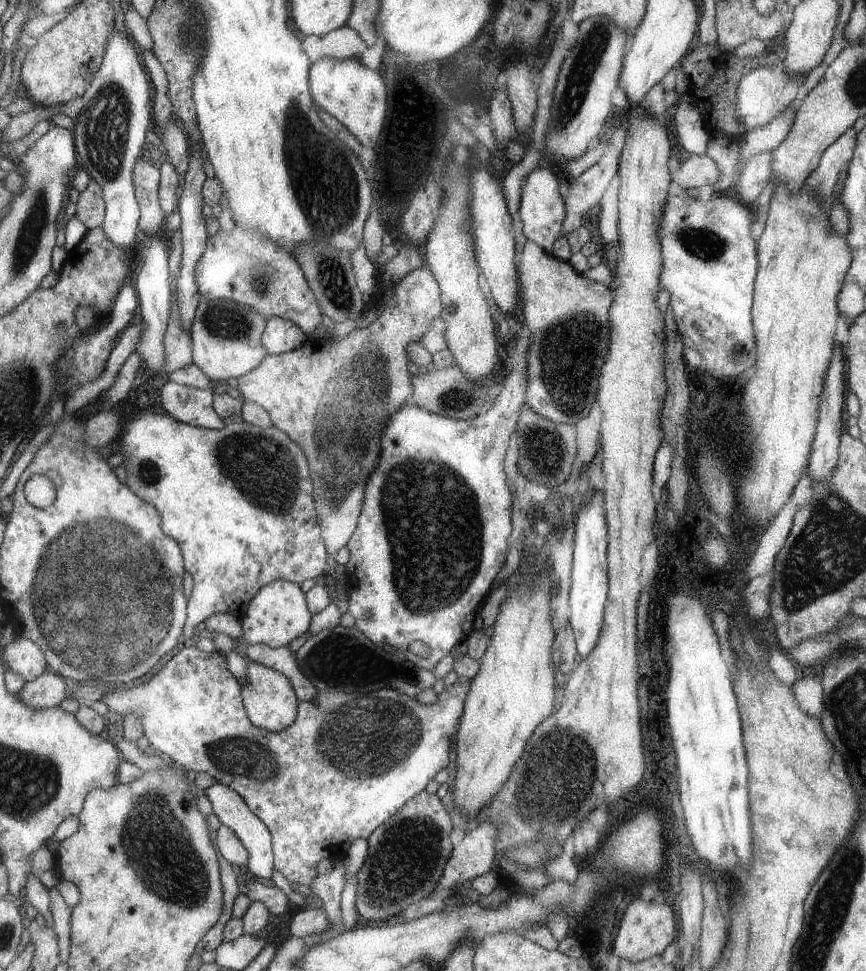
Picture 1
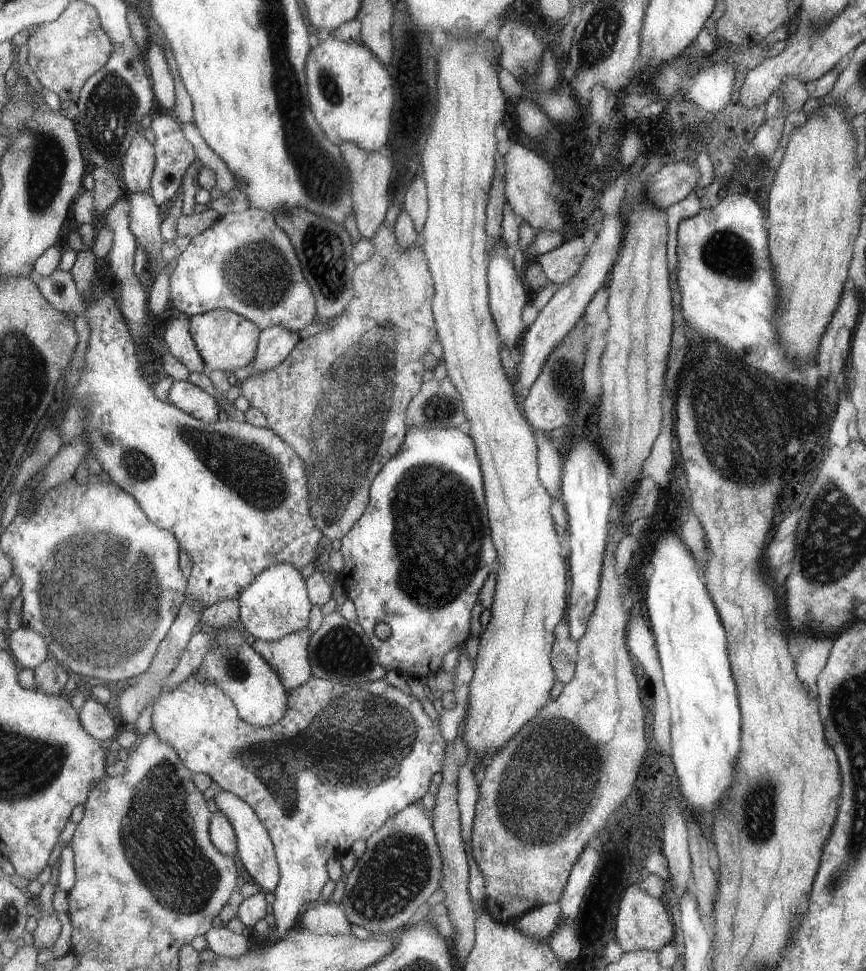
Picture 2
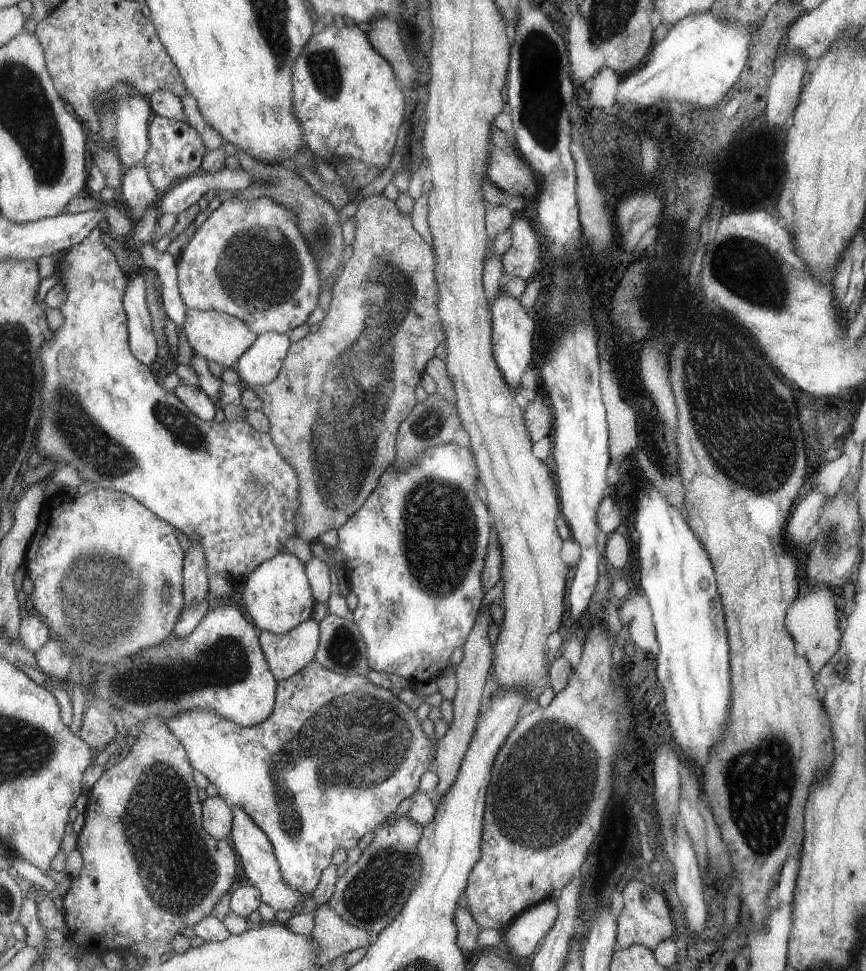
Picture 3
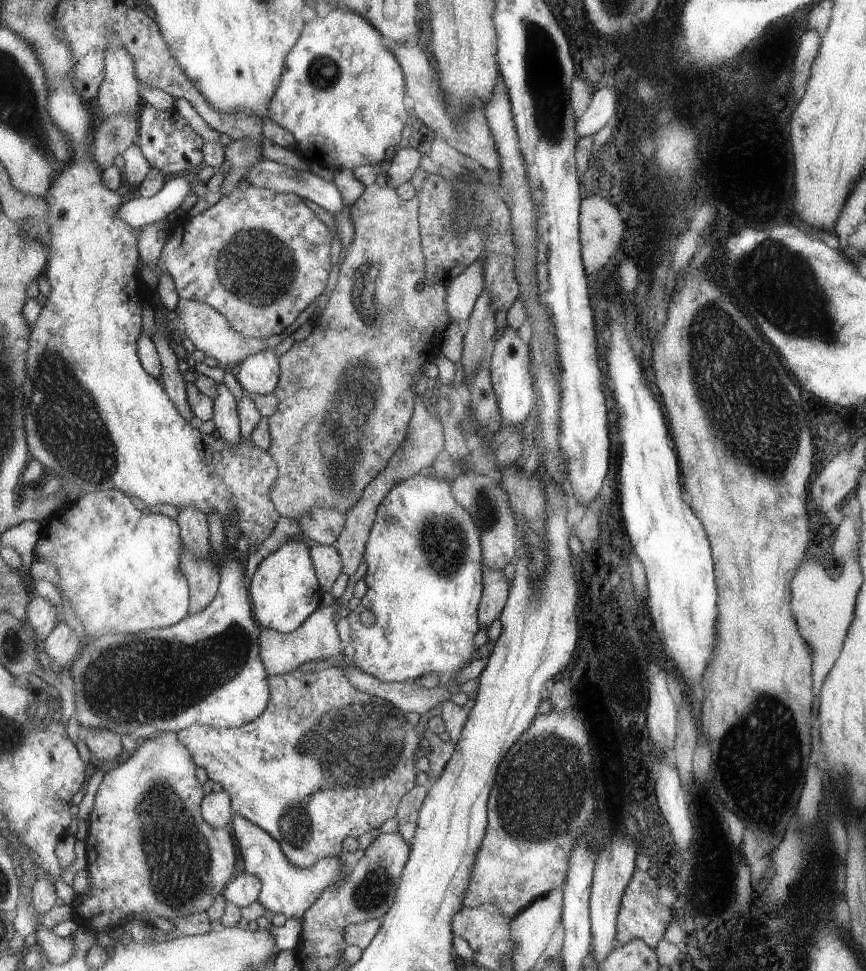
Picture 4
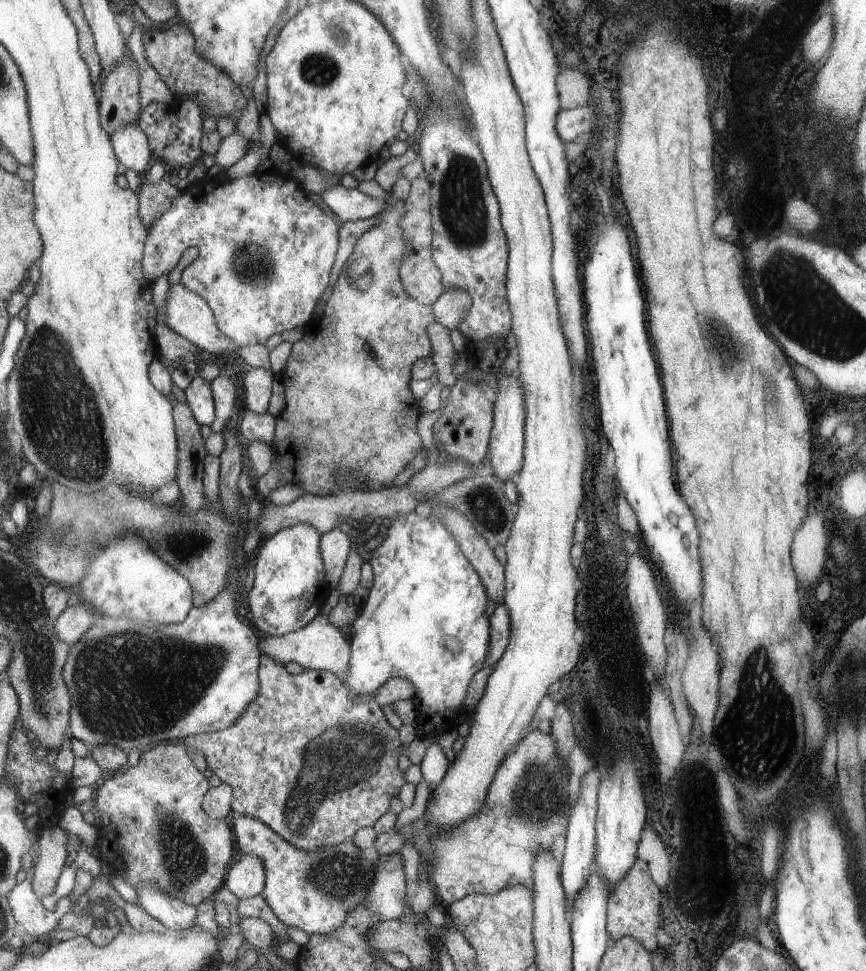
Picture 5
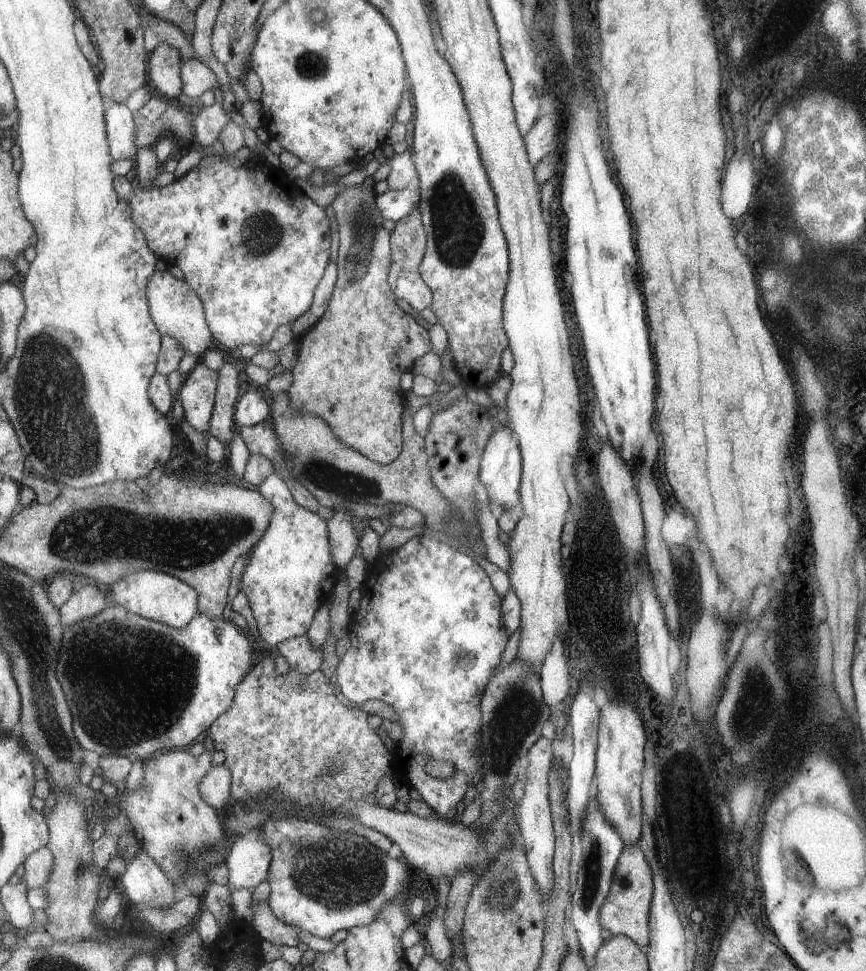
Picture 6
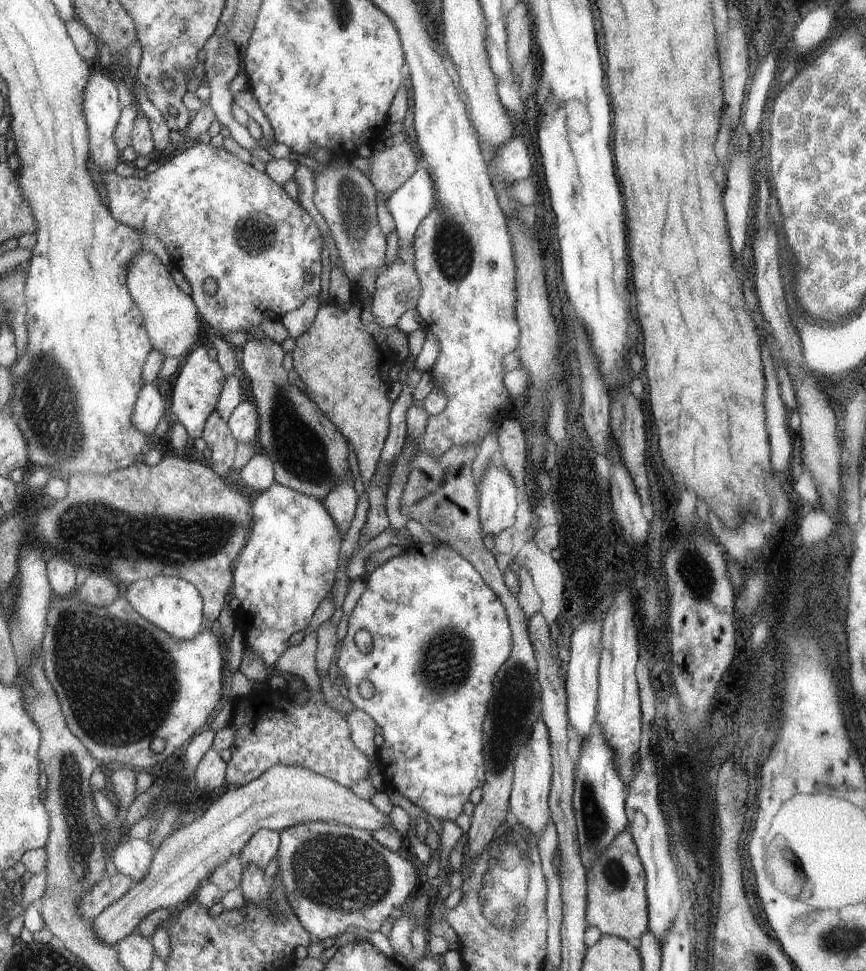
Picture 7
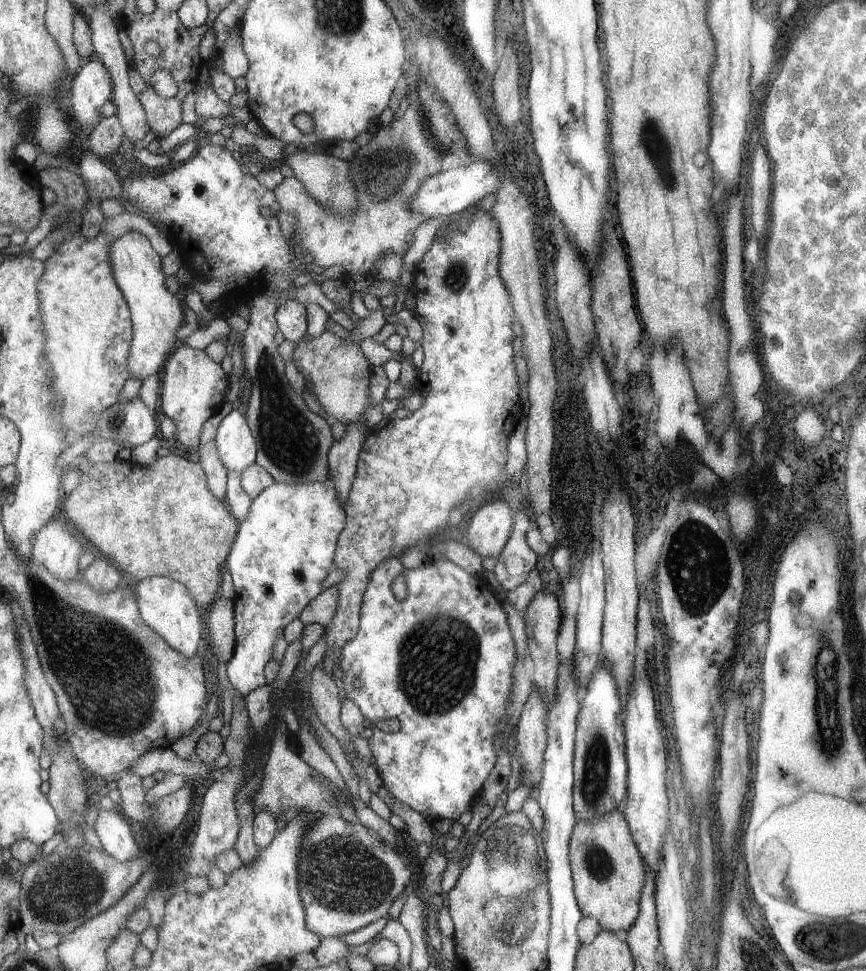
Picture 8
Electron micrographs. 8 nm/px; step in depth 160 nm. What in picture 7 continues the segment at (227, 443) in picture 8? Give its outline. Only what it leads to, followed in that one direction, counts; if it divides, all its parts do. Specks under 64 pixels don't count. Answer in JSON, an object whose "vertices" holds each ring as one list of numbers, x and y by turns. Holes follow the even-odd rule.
{"vertices":[[243,401,229,420,229,426,239,443,252,443,260,431,260,412,255,402]]}

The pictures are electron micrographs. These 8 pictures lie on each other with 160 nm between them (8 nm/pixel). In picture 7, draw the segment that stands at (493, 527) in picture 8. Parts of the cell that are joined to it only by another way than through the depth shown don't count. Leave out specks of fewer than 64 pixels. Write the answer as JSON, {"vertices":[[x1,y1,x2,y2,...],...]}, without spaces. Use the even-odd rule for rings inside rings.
{"vertices":[[497,456,491,459,480,486,480,519,485,534,496,536,515,524,519,508,519,488,505,467,497,468]]}

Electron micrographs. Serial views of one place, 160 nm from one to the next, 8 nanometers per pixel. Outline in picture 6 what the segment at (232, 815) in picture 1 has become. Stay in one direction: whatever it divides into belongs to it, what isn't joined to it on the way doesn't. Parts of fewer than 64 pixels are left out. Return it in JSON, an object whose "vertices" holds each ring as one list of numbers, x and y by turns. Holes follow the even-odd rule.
{"vertices":[[285,817,268,820,254,833,259,834,272,848,273,862,267,881,271,888,269,903,275,916,285,924,321,938,331,938,339,930,370,925,391,899,409,888,413,877,412,868,407,862,391,858,370,842,366,832,346,833,317,821]]}

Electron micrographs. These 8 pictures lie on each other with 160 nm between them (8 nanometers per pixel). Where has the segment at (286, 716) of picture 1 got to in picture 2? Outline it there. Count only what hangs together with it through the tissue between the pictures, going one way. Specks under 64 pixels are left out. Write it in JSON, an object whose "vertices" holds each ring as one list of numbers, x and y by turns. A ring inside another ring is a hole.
{"vertices":[[220,629,216,642,211,644,203,664,195,671,199,680,215,683,237,705,241,718,260,727,273,726,288,711,288,690,280,674,245,640,236,629]]}

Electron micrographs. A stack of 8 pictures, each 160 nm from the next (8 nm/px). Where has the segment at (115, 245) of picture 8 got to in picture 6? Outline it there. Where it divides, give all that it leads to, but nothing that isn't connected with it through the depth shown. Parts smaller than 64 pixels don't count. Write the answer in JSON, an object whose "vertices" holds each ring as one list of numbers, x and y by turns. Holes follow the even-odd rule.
{"vertices":[[156,271,148,288,148,297,153,320,163,336,177,338,187,354,202,356,211,348,212,329,206,317,204,300,189,281,177,279,168,271]]}

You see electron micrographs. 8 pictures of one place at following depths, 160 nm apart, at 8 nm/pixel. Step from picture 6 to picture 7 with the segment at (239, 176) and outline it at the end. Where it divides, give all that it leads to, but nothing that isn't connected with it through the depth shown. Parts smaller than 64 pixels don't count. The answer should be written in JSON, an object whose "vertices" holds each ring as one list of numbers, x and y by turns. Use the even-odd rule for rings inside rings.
{"vertices":[[198,142,190,149,183,151,164,165,161,165,156,171,149,173,145,179,137,177,123,177,115,171,104,174,104,183,108,192,108,207,112,210,113,216,119,219,123,224,135,227,138,231,147,233,148,235,157,235,169,249,171,256,177,264,177,268,183,272,192,287,192,297,196,300,197,306,200,308,200,314,206,325,215,327,221,331,223,335,227,332,237,332,238,330,247,333,249,328,259,326,264,320,279,320,288,312,301,308,306,300,311,297,317,297,321,292,321,252,323,252,323,236,320,226,314,219,314,216,300,203,295,201,287,190,273,180,272,176,265,170,260,172,257,168,253,168,251,163,247,164,243,160,239,160,230,151,223,148,215,148,210,144,202,144],[207,278,217,280,218,290,213,296,204,295,203,282]]}

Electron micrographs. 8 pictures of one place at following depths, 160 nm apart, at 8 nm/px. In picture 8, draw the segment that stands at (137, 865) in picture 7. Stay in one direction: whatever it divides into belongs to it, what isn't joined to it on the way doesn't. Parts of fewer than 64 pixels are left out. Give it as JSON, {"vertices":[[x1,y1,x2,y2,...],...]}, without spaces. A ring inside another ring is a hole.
{"vertices":[[101,809,93,827,103,849,121,862,139,854,139,844,135,842,134,832,127,821,129,820,118,812]]}

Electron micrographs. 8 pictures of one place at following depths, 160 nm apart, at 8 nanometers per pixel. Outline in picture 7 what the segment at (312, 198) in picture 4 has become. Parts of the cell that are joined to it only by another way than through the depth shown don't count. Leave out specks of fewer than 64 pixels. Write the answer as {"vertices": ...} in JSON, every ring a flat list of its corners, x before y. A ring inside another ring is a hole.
{"vertices":[[423,165,416,175,404,181,403,186,385,200,385,206,395,220,401,247,414,246,417,229,432,209,434,196,434,181]]}

